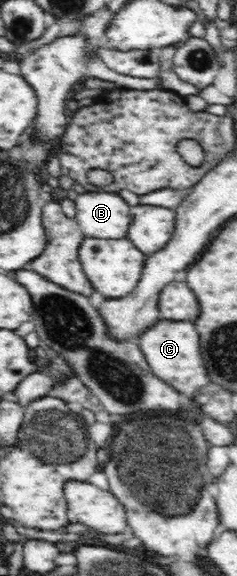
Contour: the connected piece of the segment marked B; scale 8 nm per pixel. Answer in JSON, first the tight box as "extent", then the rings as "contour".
{"extent":[74,191,132,240],"contour":[[[84,191],[74,199],[75,219],[84,236],[117,240],[127,236],[132,214],[129,205],[118,193]]]}

